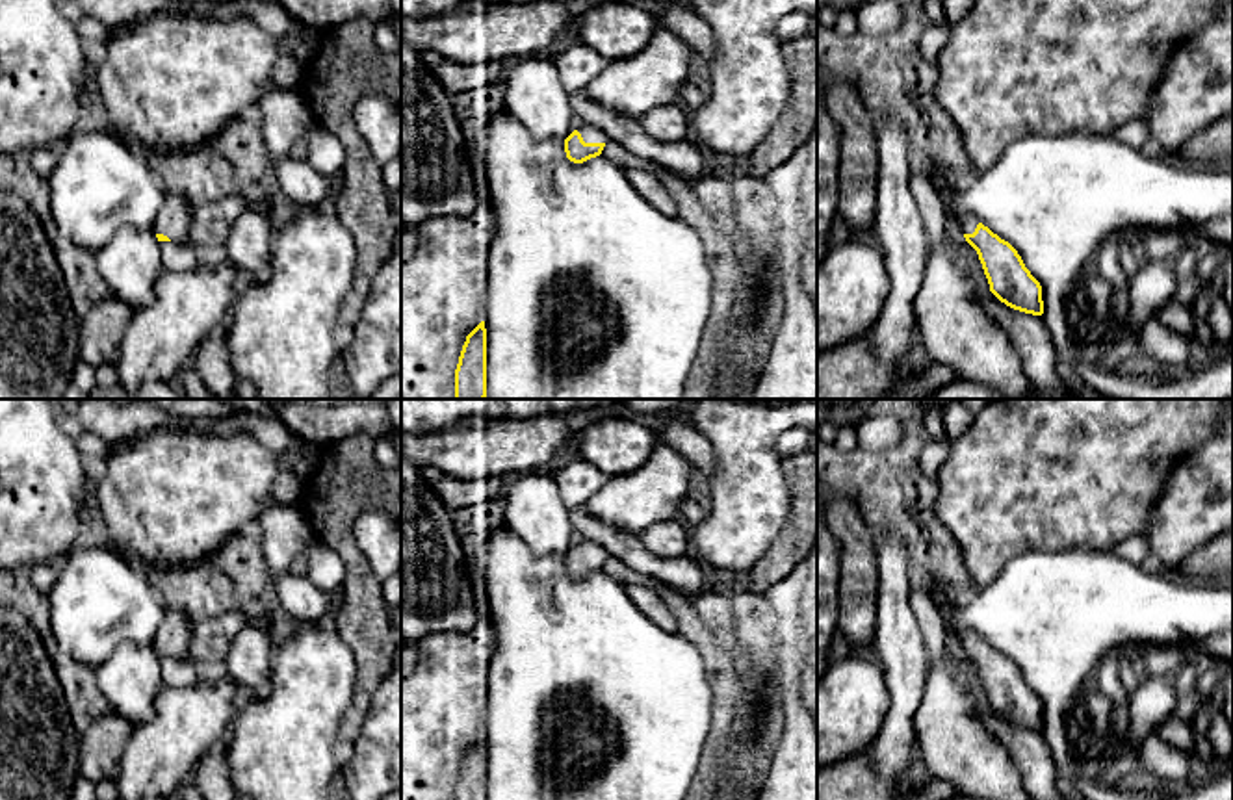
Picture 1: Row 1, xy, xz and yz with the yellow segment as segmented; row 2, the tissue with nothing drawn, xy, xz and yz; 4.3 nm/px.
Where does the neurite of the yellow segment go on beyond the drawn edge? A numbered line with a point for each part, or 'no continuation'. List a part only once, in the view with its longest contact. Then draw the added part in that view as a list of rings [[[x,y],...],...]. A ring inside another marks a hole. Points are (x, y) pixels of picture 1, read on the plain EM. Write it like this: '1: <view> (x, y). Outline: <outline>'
1: xz (591, 550). Outline: [[[585,540],[578,546],[585,559],[607,559],[609,553],[596,542]]]

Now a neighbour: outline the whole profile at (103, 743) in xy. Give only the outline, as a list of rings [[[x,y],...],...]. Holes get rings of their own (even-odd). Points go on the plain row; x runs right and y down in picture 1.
[[[115,713],[97,718],[80,733],[80,776],[95,785],[115,781],[132,731],[134,726]]]

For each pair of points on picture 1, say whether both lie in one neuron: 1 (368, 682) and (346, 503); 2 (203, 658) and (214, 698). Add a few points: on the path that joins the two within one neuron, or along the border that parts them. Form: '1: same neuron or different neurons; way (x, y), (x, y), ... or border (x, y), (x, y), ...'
1: same neuron; way (368, 637), (357, 565), (346, 548)
2: different neurons; border (227, 672), (216, 680), (199, 678)

